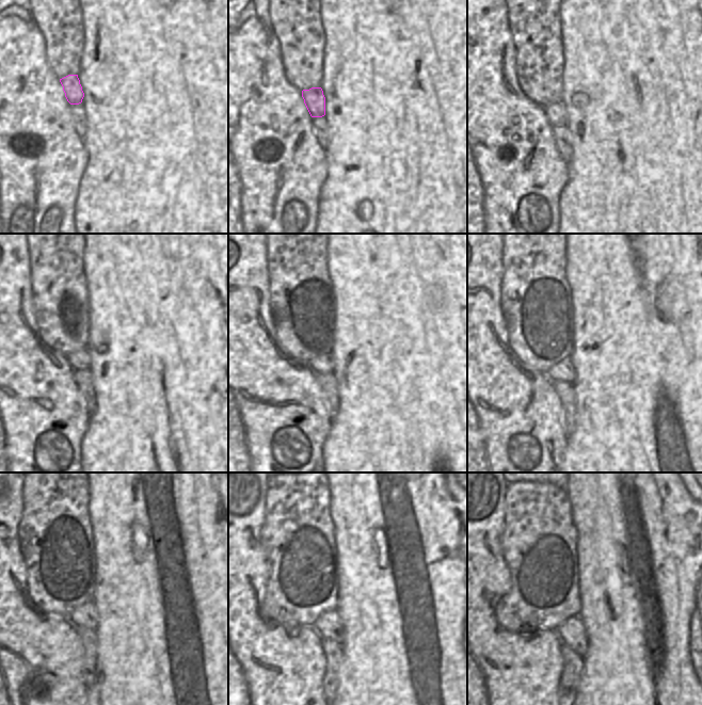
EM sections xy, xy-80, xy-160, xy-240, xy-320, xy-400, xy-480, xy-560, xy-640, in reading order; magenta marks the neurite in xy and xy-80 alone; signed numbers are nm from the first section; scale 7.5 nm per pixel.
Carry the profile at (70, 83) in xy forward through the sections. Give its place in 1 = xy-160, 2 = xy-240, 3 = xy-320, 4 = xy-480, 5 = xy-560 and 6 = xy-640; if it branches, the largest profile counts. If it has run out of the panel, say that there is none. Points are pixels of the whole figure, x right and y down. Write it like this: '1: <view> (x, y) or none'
1: xy-160 (556, 112)
2: xy-240 (81, 359)
3: xy-320 (324, 364)
4: xy-480 (85, 615)
5: xy-560 (329, 625)
6: xy-640 (572, 634)

